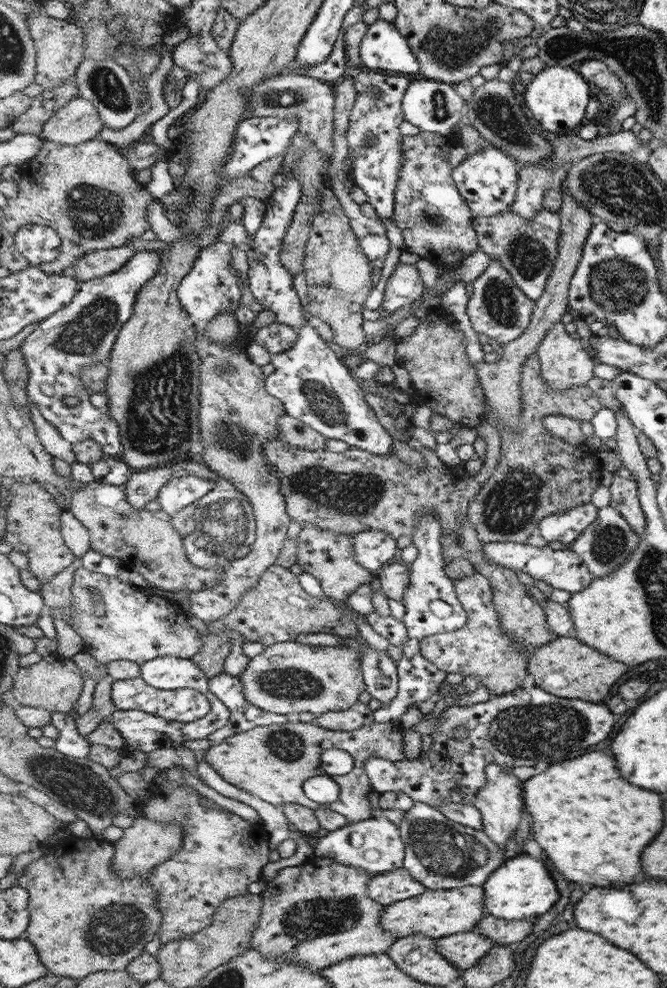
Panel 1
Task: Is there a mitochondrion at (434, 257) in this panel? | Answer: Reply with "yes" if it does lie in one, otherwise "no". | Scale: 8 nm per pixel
no

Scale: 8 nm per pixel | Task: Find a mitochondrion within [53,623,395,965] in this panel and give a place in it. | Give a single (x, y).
(115, 928)

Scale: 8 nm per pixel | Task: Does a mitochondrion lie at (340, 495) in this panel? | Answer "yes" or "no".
yes

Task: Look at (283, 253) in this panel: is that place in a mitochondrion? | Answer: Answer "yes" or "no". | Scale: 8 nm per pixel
no

